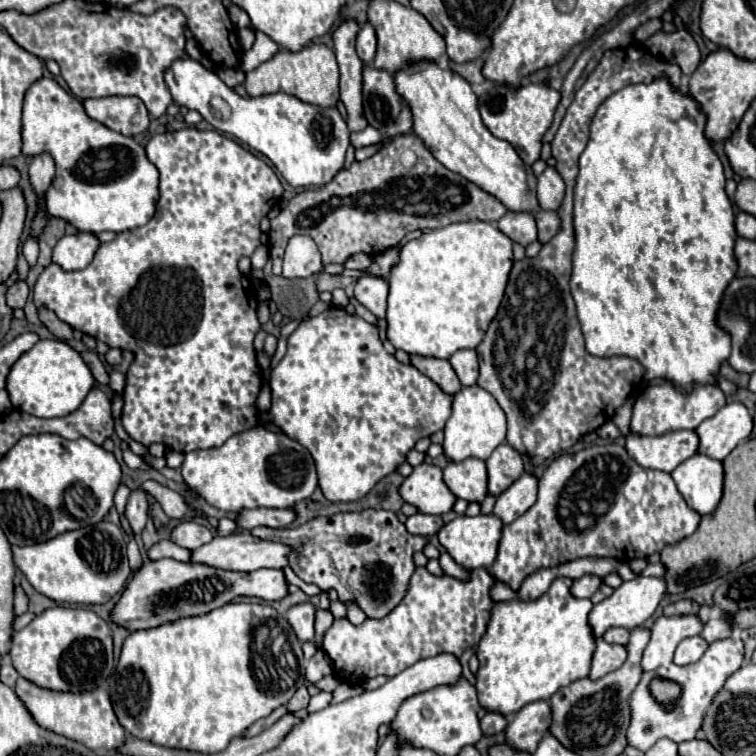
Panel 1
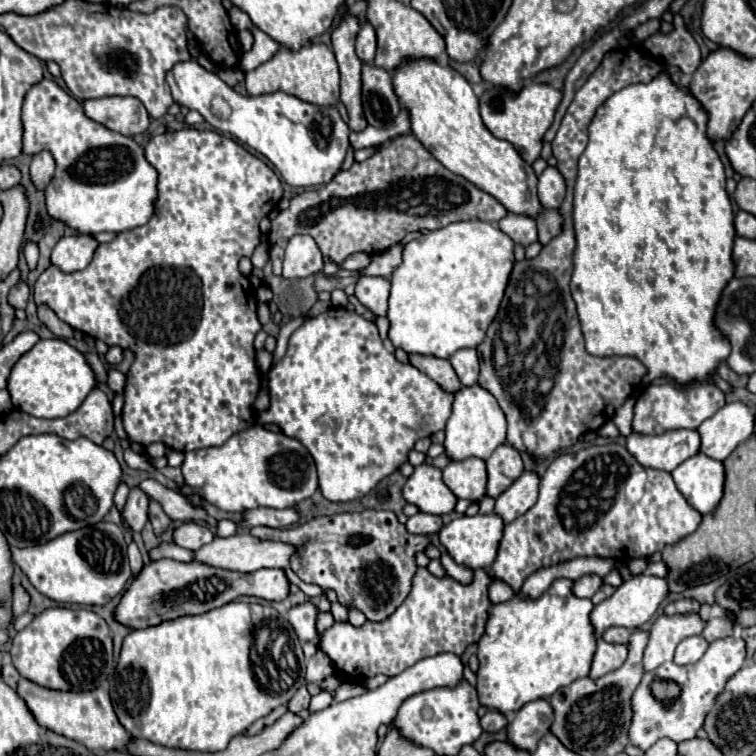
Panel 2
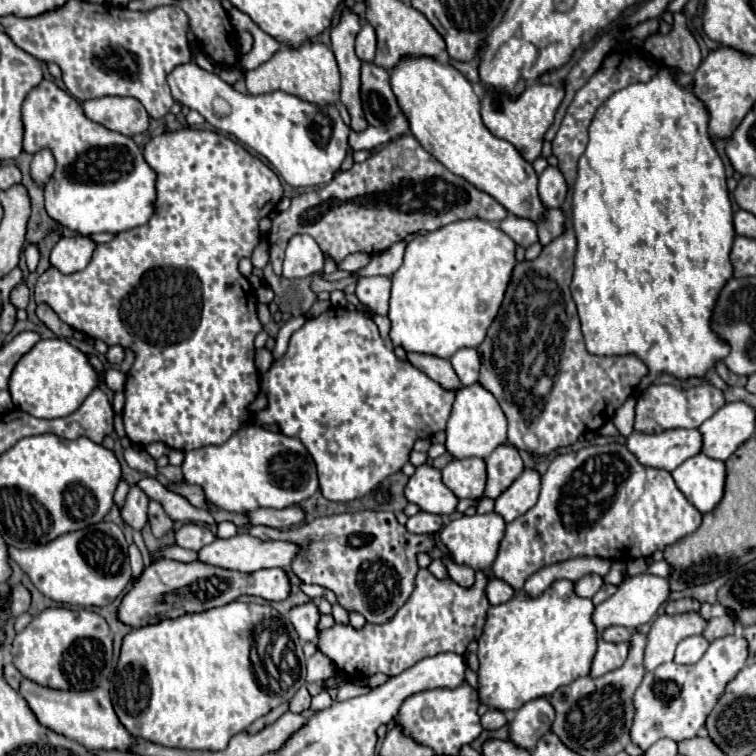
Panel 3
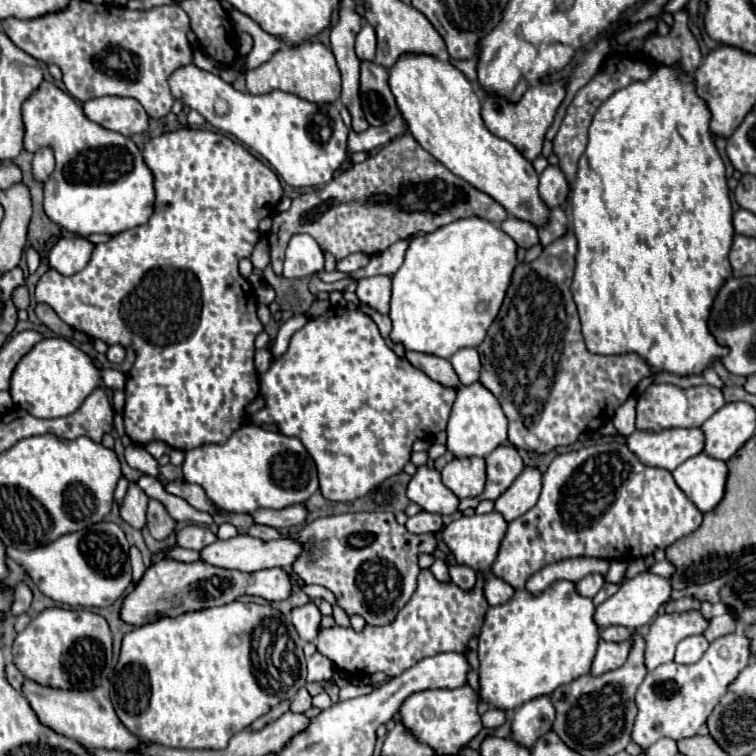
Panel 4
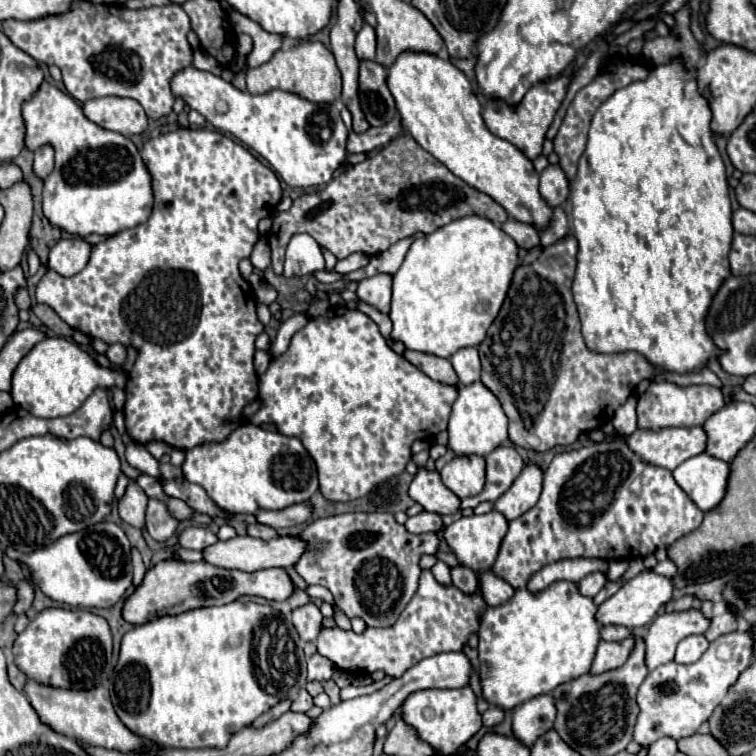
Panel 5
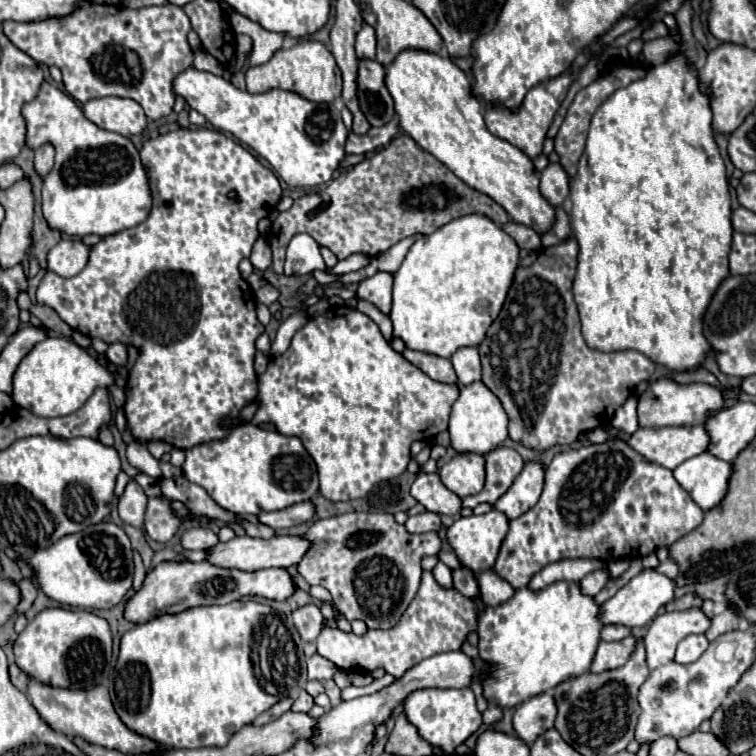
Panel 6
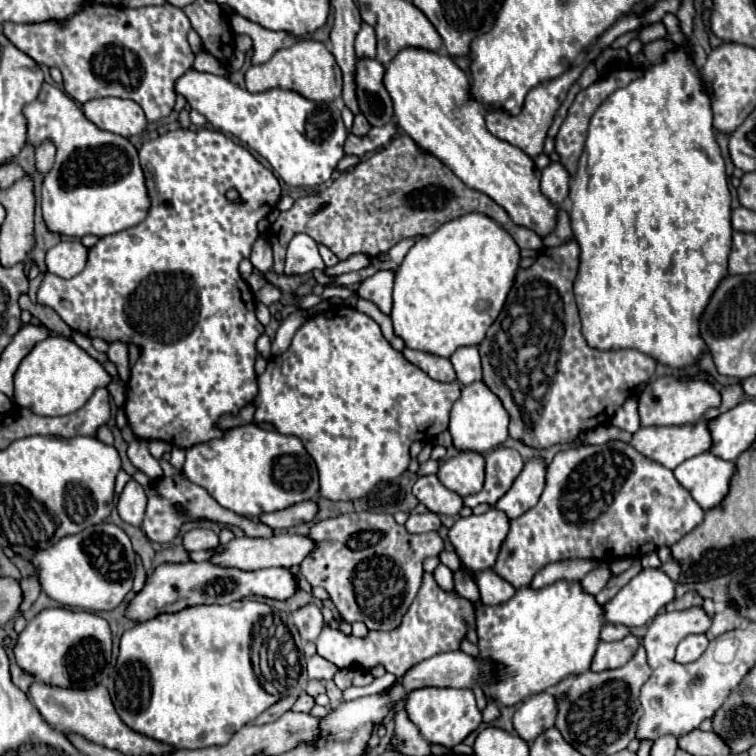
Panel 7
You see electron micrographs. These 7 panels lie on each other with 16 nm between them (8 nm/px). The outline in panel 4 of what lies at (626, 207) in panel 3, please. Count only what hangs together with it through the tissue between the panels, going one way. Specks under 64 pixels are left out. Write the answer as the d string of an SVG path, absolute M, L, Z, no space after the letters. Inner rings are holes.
M660 66L648 82L634 82L618 92L614 92L594 114L590 124L590 140L586 152L578 164L578 176L572 186L572 230L578 240L576 252L576 270L572 280L572 296L578 306L582 334L586 340L586 348L592 354L638 354L650 368L652 376L644 378L637 386L642 394L655 380L660 372L670 372L676 376L692 376L702 374L712 366L714 360L720 360L728 354L728 348L716 342L712 332L708 330L708 316L724 282L732 276L732 266L728 260L728 252L732 248L734 228L732 228L732 204L730 190L726 186L724 162L714 146L712 134L708 130L710 110L702 98L698 98L694 90L694 82L682 82L682 70L678 66Z

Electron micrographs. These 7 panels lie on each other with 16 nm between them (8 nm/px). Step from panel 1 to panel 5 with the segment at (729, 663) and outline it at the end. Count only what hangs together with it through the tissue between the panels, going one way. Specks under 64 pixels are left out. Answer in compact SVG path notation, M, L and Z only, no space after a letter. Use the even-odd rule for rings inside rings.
M732 632L710 642L710 648L694 664L684 666L684 664L668 662L652 670L636 694L640 714L634 726L634 742L648 748L652 742L656 742L662 736L680 740L696 734L700 724L708 720L716 704L720 704L720 700L724 698L724 692L728 692L728 688L736 682L736 676L740 676L740 672L748 668L752 658L754 652L752 652L750 634Z

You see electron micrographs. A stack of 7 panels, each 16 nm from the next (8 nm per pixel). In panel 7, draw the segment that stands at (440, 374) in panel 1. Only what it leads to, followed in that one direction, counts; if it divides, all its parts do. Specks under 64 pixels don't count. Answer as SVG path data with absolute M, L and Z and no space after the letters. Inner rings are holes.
M404 348L402 354L408 362L412 362L414 366L424 370L430 378L434 378L438 382L454 382L456 380L456 372L454 372L452 362L448 358L432 356L428 352L416 352L416 350L410 350L410 348Z

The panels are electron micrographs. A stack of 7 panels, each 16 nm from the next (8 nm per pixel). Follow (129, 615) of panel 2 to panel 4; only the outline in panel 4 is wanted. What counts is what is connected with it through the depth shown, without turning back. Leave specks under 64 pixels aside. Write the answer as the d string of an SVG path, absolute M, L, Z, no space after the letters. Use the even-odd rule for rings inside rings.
M162 558L156 564L148 566L140 582L134 584L132 592L124 596L122 608L120 608L120 620L130 626L144 626L164 616L176 618L186 612L224 606L244 594L260 596L264 600L286 600L290 592L292 592L292 582L290 582L290 576L282 568L268 568L268 570L246 574L238 570L216 568L206 562L184 564L178 560Z

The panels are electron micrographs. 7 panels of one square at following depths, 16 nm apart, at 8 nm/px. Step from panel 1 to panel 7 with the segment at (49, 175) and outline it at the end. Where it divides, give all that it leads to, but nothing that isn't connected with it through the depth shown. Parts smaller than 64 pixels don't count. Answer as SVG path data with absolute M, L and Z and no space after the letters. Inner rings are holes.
M44 142L42 146L36 148L36 170L40 174L50 172L50 168L54 166L54 154L56 154L56 148L52 142Z

